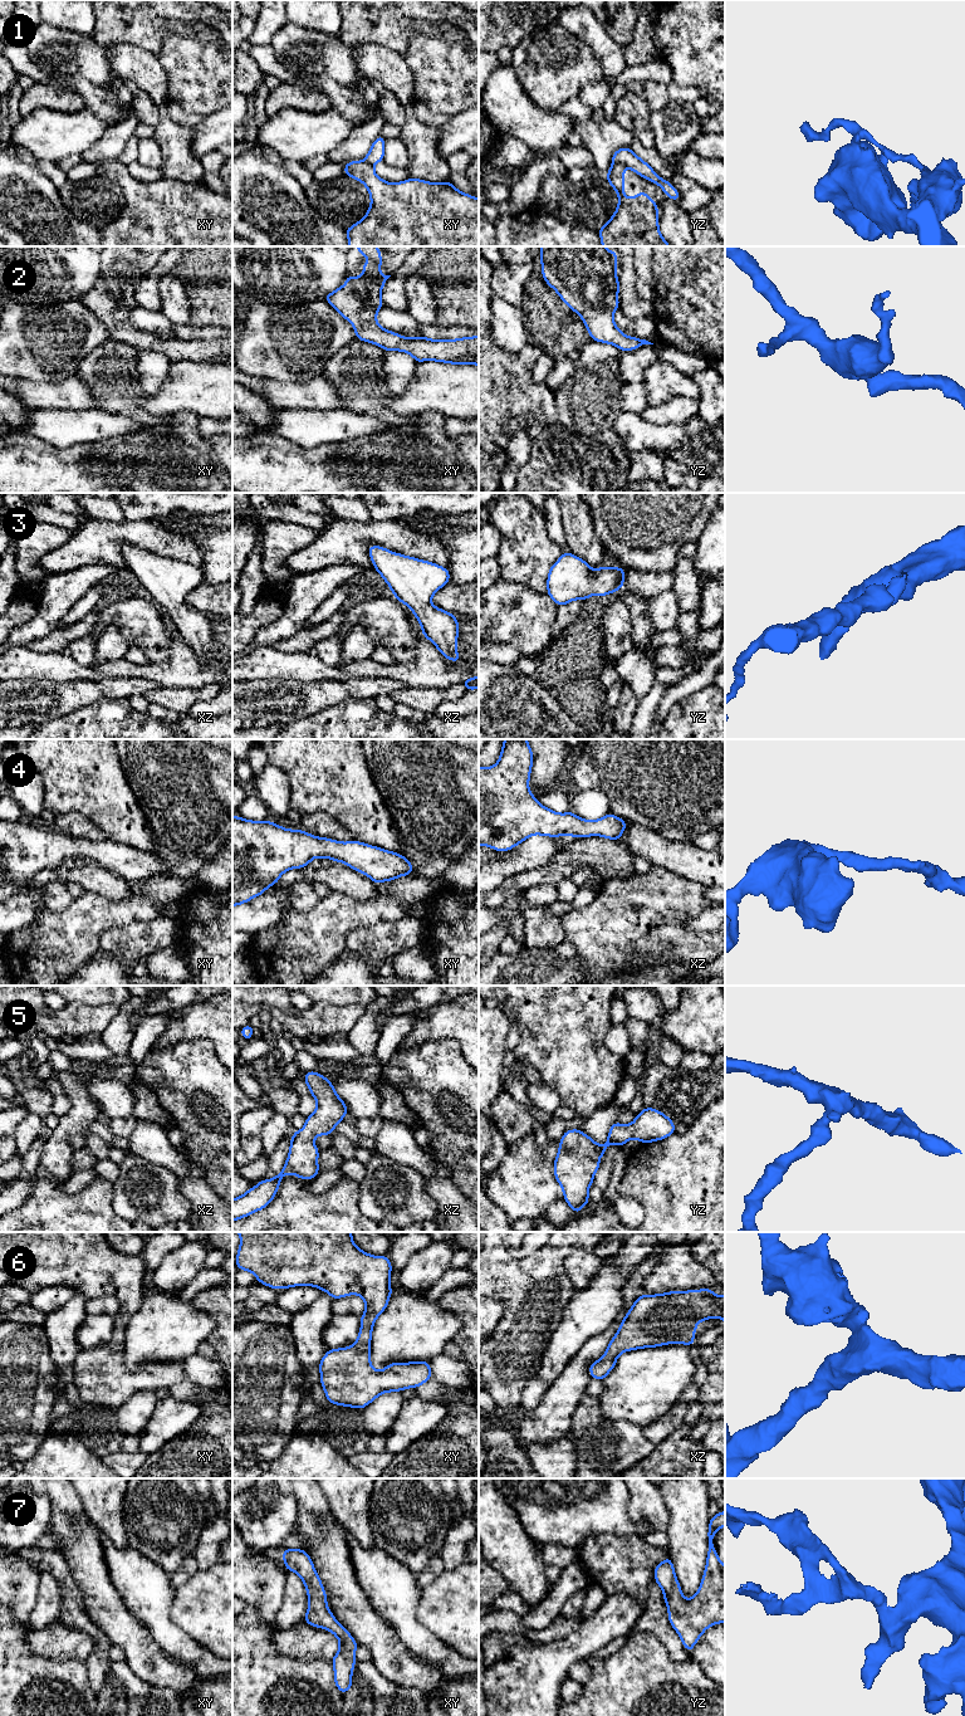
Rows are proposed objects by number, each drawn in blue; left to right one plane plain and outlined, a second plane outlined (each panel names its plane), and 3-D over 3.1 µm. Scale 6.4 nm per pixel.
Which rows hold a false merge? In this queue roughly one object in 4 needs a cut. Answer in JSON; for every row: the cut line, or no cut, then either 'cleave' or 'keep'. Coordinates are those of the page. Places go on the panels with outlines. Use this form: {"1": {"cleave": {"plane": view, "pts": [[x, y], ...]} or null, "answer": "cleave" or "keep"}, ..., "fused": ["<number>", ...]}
{"1": {"cleave": {"plane": "yz", "pts": [[612, 162], [625, 165]]}, "answer": "cleave"}, "2": {"cleave": null, "answer": "keep"}, "3": {"cleave": null, "answer": "keep"}, "4": {"cleave": null, "answer": "keep"}, "5": {"cleave": null, "answer": "keep"}, "6": {"cleave": null, "answer": "keep"}, "7": {"cleave": null, "answer": "keep"}, "fused": ["1"]}

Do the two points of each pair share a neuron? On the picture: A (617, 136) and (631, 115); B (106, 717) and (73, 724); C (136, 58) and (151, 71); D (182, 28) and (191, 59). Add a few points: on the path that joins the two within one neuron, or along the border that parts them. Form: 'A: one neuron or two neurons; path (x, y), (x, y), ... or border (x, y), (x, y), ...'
A: two neurons; border (613, 118), (635, 137)
B: one neuron; path (98, 724), (81, 724)
C: one neuron; path (140, 62), (147, 69)
D: two neurons; border (212, 40), (169, 29), (158, 50)

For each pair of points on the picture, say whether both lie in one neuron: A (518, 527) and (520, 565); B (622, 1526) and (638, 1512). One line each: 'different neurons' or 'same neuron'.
A: same neuron
B: different neurons

